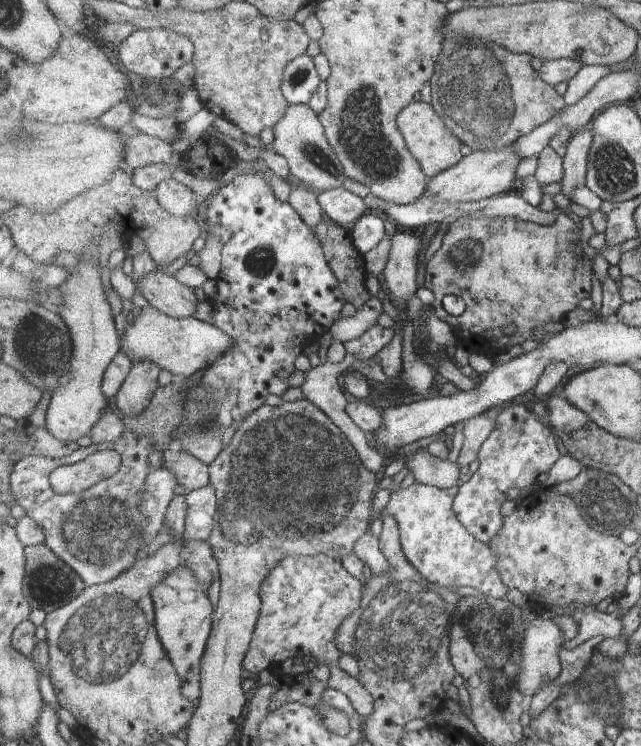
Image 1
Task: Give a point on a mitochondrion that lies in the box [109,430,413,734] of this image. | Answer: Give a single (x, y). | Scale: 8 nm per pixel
(355, 604)

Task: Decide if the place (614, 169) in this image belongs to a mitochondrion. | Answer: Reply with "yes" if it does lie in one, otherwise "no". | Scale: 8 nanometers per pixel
yes

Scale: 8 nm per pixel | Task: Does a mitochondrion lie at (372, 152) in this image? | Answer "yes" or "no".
yes

